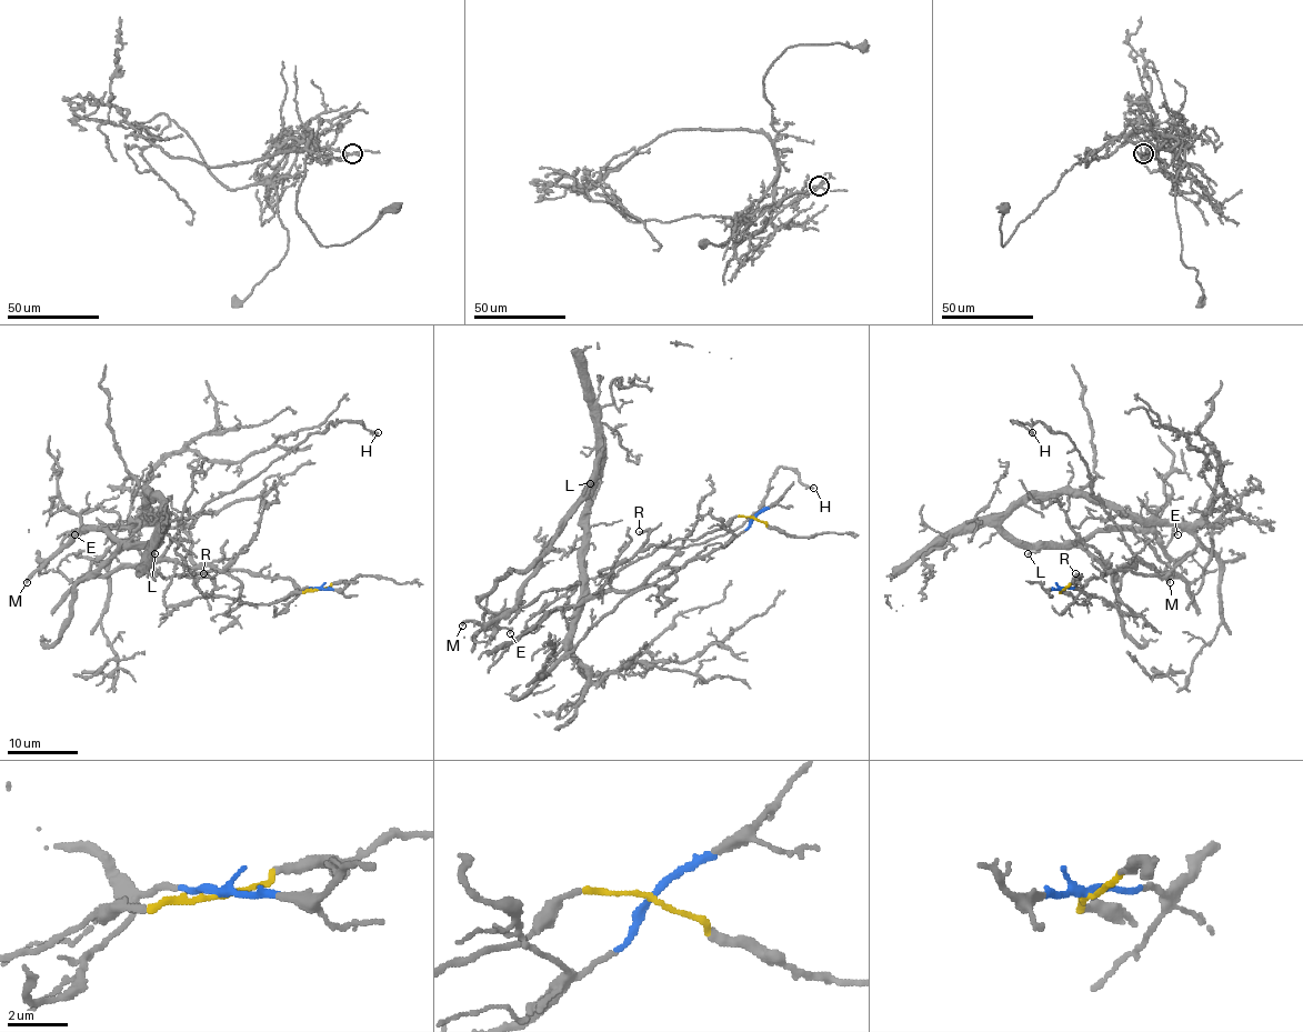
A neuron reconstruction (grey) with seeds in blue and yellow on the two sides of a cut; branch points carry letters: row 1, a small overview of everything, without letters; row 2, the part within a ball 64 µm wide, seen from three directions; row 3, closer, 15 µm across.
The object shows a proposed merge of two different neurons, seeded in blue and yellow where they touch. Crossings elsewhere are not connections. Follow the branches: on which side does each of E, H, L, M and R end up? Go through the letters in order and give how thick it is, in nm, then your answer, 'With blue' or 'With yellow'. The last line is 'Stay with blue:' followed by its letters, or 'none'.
E: Thickness 120 nm. With blue
H: Thickness 200 nm. With yellow
L: Thickness 120 nm. With blue
M: Thickness 280 nm. With blue
R: Thickness 150 nm. With yellow
Stay with blue: E, L, M

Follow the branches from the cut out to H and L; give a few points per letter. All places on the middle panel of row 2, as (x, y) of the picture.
H: (754, 517), (649, 544), (602, 570), (611, 587), (599, 589), (661, 547), (740, 528), (780, 467), (813, 487)
L: (754, 517), (722, 547), (631, 590), (567, 652), (581, 590), (588, 487), (600, 456), (584, 492), (590, 483)

